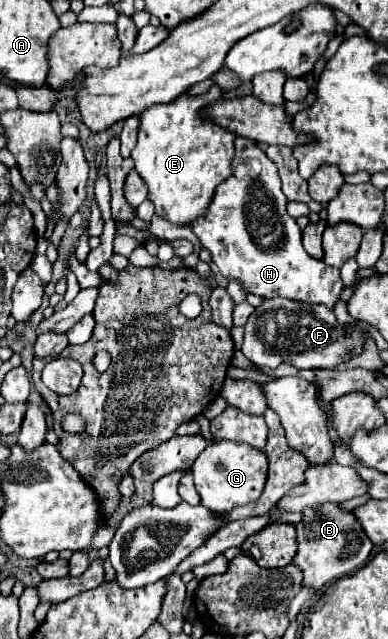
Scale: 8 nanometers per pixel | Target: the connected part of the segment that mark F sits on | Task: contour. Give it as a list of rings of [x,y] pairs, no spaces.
[[[267,298],[245,324],[241,352],[259,366],[275,368],[281,362],[295,368],[331,368],[357,358],[365,350],[369,332],[359,324],[337,322],[331,308],[325,304],[307,304],[287,298]]]

